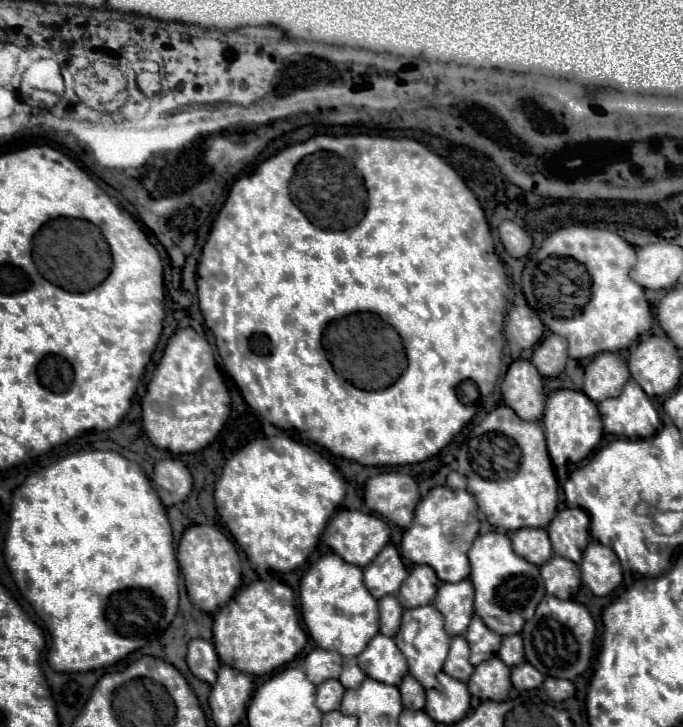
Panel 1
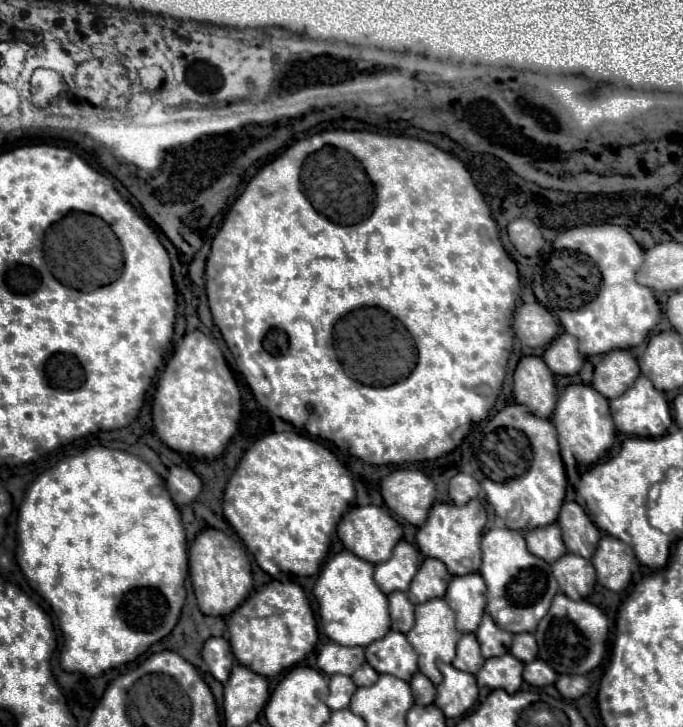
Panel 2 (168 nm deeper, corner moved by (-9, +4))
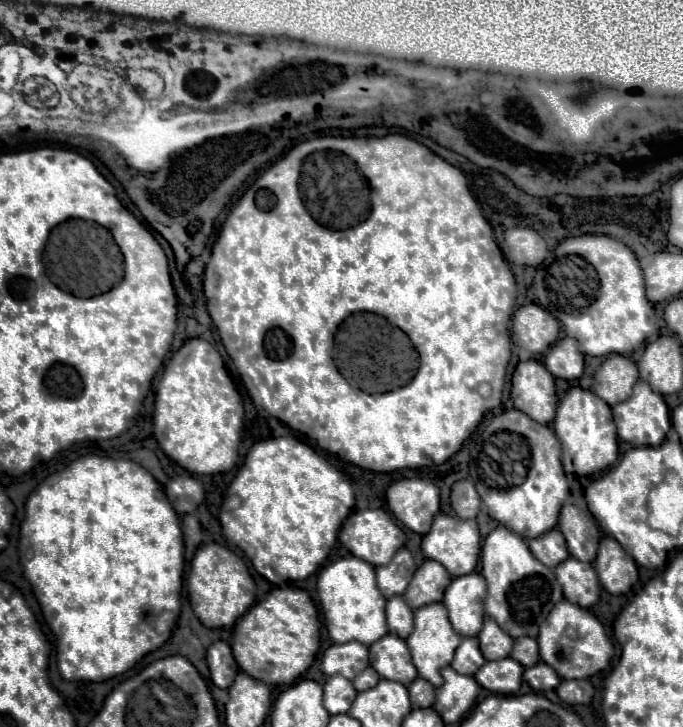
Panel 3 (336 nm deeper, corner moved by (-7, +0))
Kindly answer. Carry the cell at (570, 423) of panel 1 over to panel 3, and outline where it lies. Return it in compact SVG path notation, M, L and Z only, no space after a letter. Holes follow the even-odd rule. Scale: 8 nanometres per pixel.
M571 387L557 407L552 428L562 447L561 461L565 475L574 475L573 478L567 476L569 481L605 471L617 462L619 445L611 407L595 393L581 387Z

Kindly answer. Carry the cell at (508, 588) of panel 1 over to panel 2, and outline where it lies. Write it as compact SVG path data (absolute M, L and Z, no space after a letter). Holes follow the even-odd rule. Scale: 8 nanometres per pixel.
M501 527L489 529L481 541L483 549L483 563L481 563L481 577L487 585L487 607L485 611L493 617L493 621L509 631L509 633L533 633L537 623L549 611L549 603L553 595L557 595L559 585L551 573L551 565L543 559L537 559L529 553L525 539L519 531Z

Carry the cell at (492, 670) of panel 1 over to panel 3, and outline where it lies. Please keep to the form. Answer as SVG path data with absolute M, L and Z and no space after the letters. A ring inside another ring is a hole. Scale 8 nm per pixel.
M505 657L499 661L487 661L475 673L475 681L493 693L511 695L511 693L519 691L523 671L525 671L525 667L521 663L515 663L515 659Z

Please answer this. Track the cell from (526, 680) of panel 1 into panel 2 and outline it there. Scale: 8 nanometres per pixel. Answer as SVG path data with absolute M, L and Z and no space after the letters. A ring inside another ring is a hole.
M535 659L533 663L525 665L523 671L523 679L533 685L533 687L545 687L545 685L553 685L557 679L557 673L541 659Z

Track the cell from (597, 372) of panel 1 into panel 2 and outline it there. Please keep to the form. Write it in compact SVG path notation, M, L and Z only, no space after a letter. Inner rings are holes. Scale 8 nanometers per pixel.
M611 351L595 367L593 387L607 399L623 395L639 377L637 359L629 351Z

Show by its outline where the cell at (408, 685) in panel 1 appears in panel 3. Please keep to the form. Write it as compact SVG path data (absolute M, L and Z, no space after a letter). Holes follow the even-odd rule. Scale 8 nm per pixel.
M417 677L411 685L409 685L409 697L411 697L411 703L413 703L413 709L419 709L419 707L431 707L433 701L435 701L435 689L429 681Z

